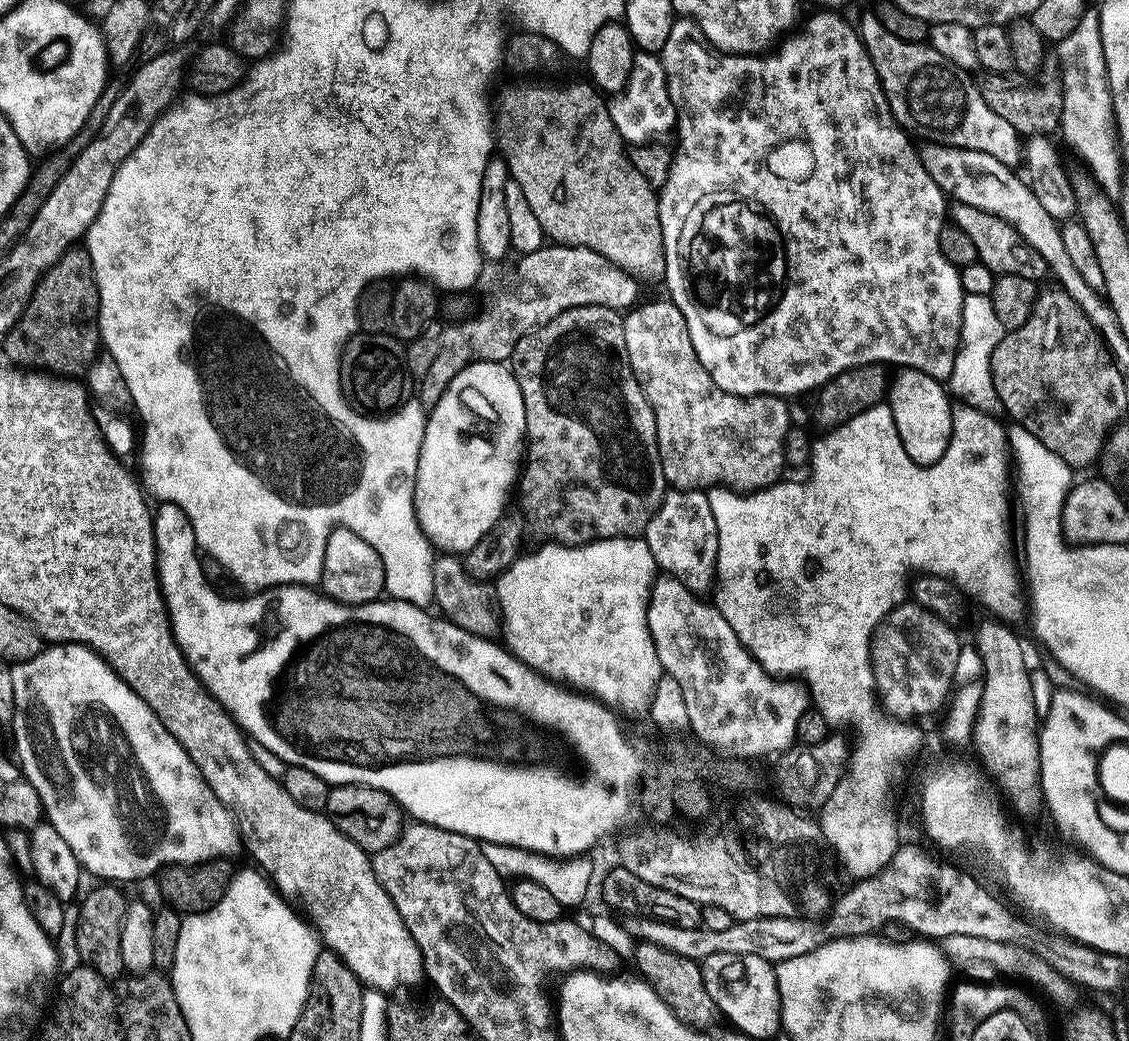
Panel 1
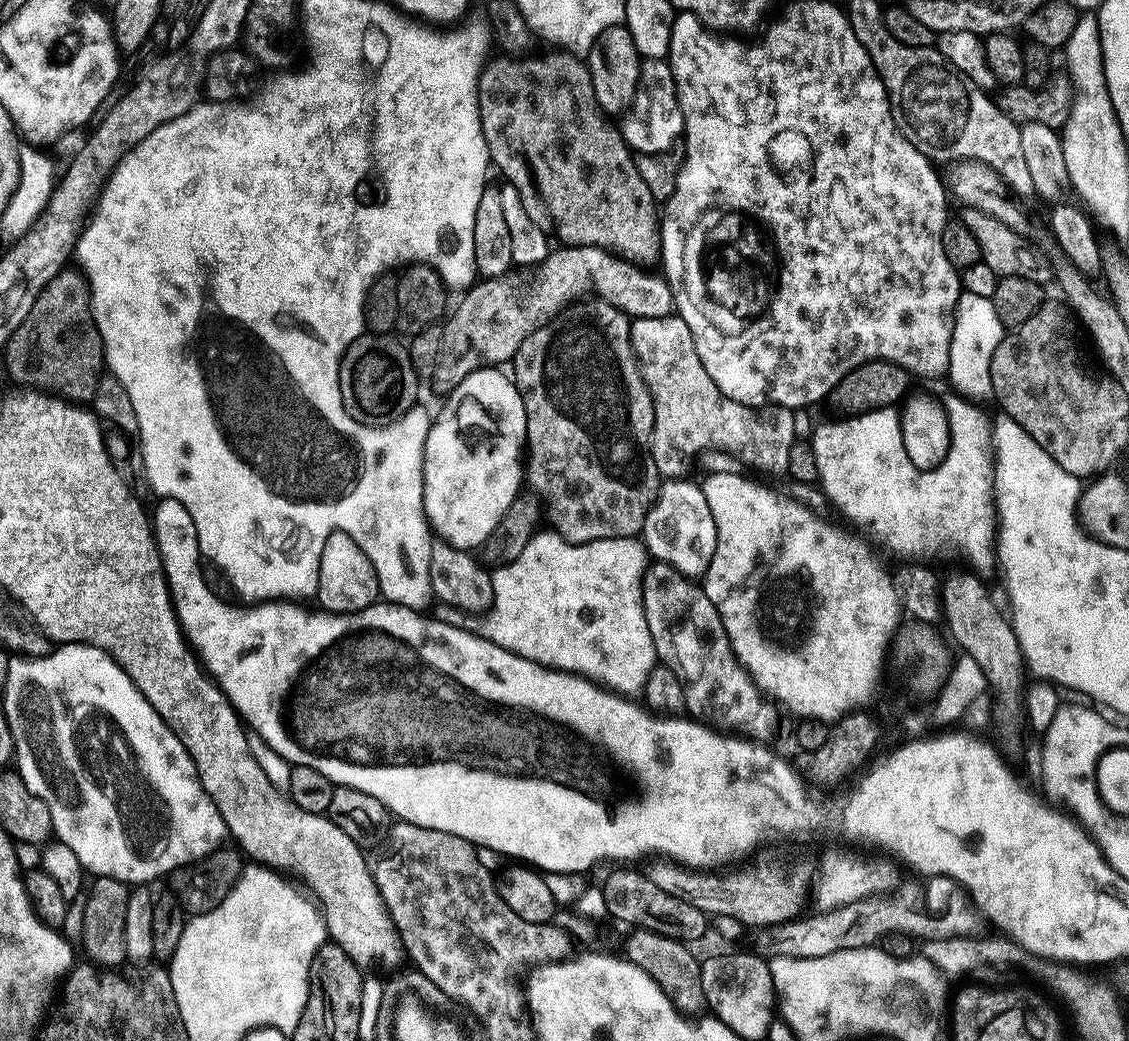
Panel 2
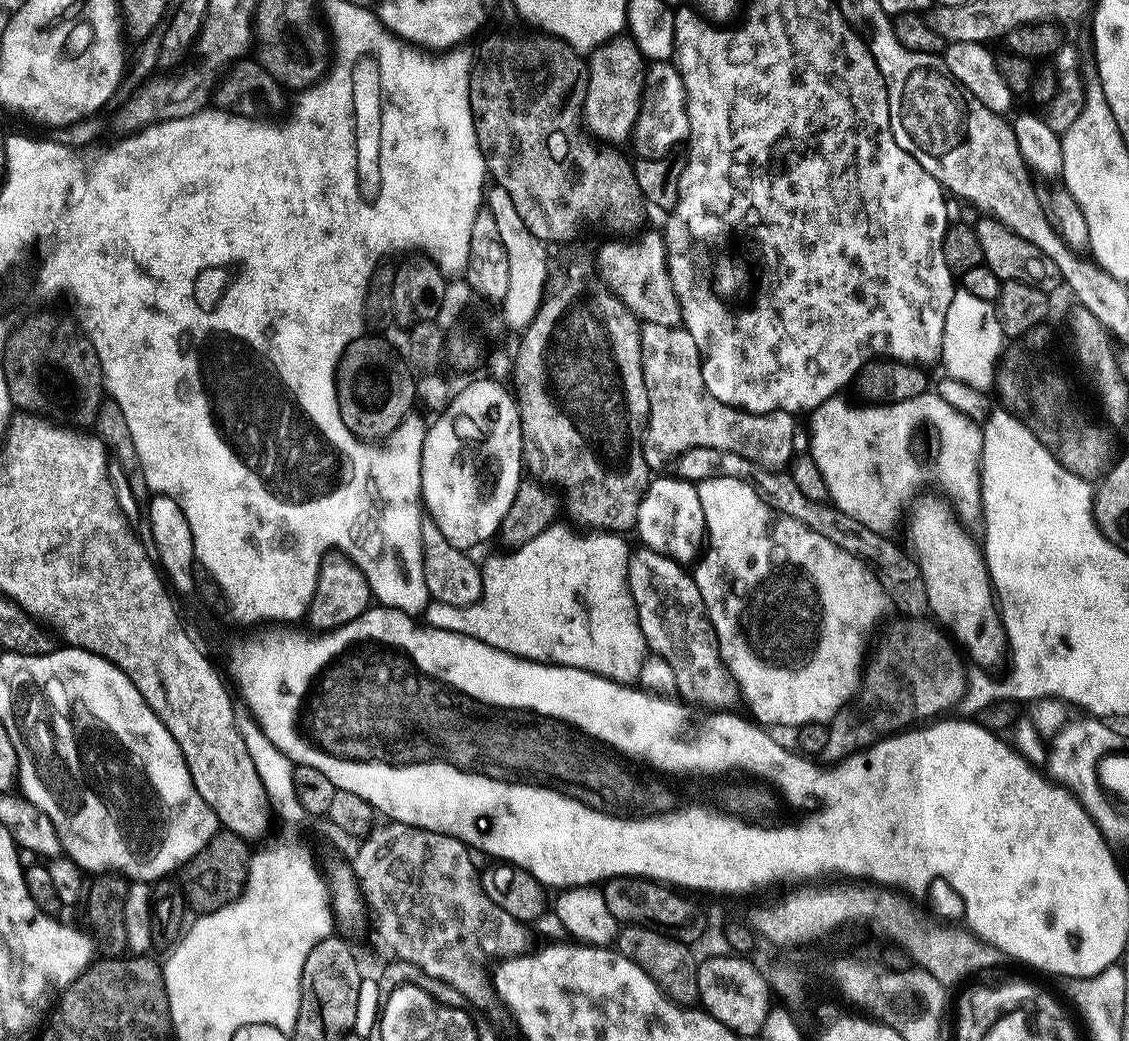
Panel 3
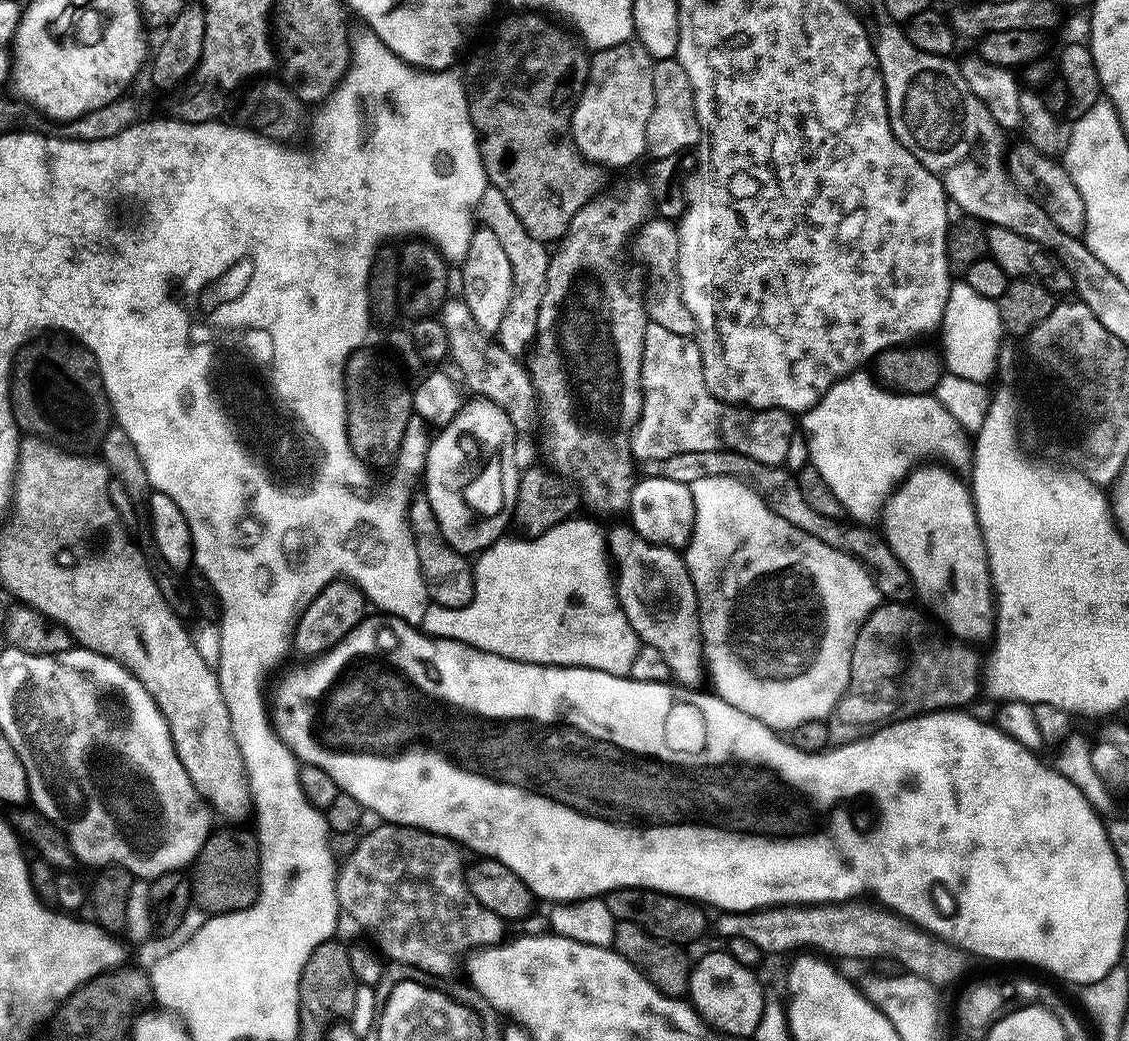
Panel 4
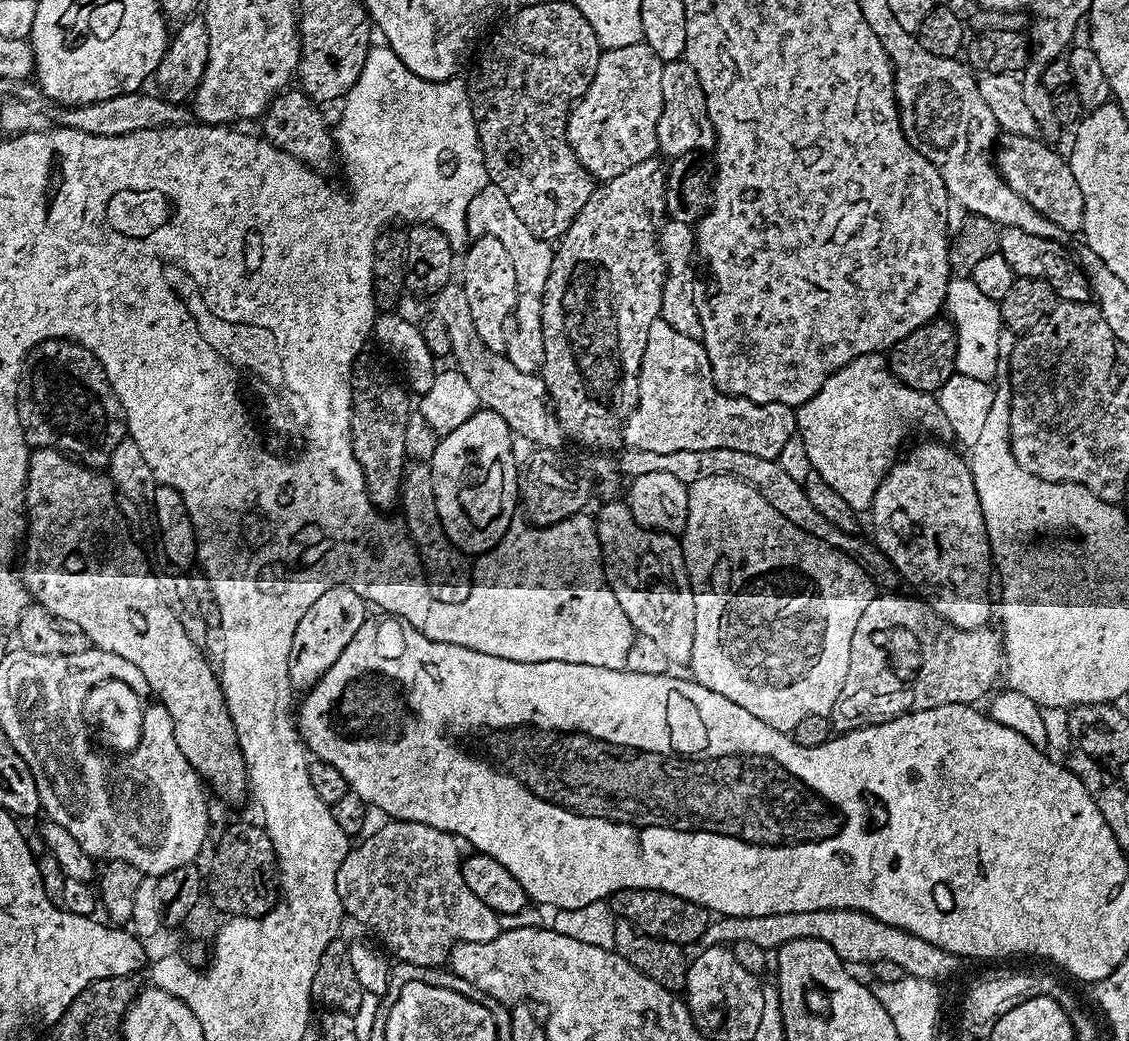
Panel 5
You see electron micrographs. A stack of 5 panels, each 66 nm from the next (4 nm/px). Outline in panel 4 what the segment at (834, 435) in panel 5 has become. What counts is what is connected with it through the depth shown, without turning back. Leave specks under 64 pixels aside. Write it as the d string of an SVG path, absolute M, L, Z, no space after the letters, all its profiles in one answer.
M857 370L843 376L802 416L808 435L807 459L856 522L872 522L885 511L889 497L913 471L916 456L944 457L936 436L940 436L940 415L945 411L935 395L901 396L882 390L866 373Z

